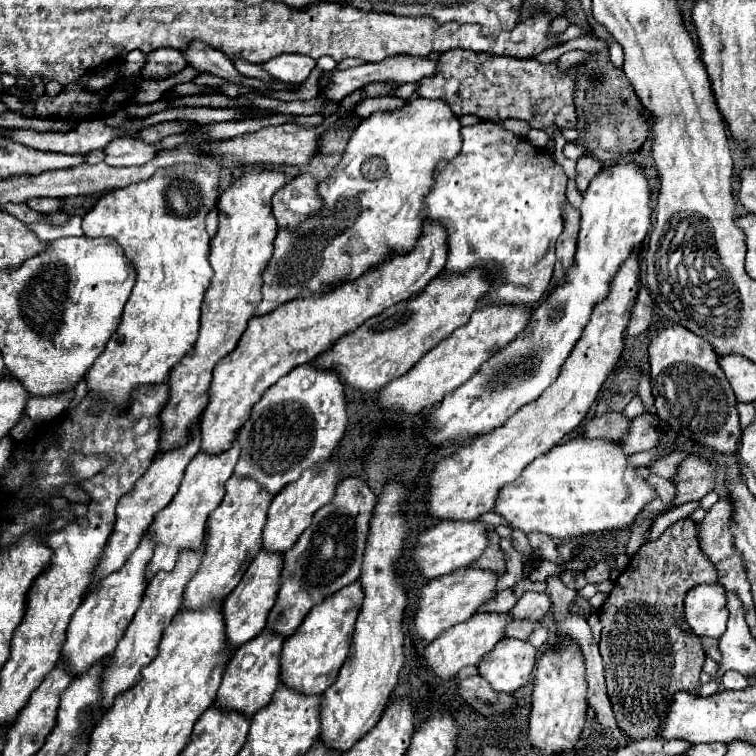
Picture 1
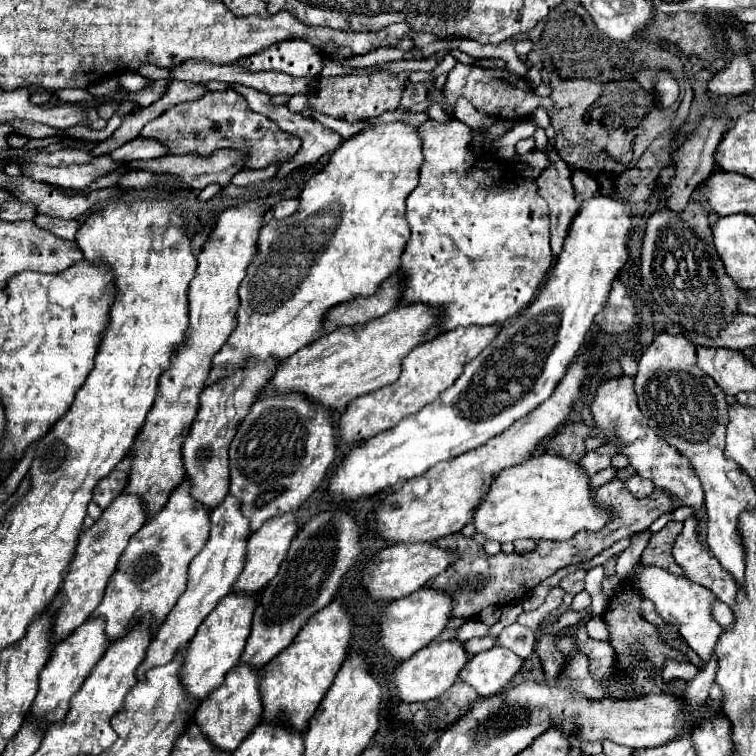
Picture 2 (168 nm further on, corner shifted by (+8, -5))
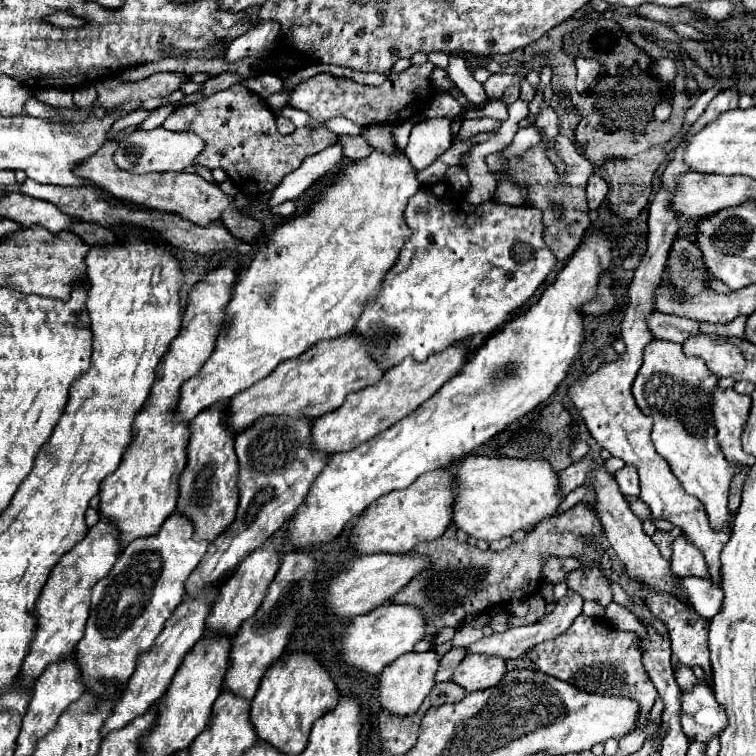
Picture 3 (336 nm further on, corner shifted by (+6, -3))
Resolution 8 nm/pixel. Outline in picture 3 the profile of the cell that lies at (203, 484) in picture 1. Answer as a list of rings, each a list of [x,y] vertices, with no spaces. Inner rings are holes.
[[[174,511],[164,521],[158,533],[132,541],[120,553],[108,577],[104,577],[92,587],[92,609],[86,623],[86,633],[76,649],[78,665],[82,669],[82,681],[86,687],[92,687],[94,691],[102,691],[102,683],[114,685],[114,683],[126,683],[130,679],[138,663],[138,657],[148,649],[152,649],[152,645],[156,645],[156,637],[160,635],[160,629],[164,627],[166,619],[170,617],[174,607],[184,599],[186,579],[204,557],[206,547],[208,541],[194,539],[194,521],[182,515],[180,511]]]

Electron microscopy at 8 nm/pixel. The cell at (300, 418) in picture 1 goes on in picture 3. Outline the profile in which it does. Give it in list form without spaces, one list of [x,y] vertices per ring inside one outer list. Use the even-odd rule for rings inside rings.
[[[264,415],[252,423],[242,433],[236,433],[236,457],[240,465],[238,475],[238,511],[236,521],[220,533],[208,545],[204,561],[188,577],[188,593],[198,595],[198,591],[214,583],[216,579],[228,579],[236,565],[244,561],[248,553],[260,547],[270,535],[274,535],[304,503],[308,489],[322,473],[328,455],[324,451],[312,449],[312,419],[308,417],[288,417],[288,415]]]

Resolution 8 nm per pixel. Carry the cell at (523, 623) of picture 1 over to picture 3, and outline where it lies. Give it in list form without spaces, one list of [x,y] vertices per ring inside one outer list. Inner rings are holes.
[[[452,647],[444,657],[442,657],[442,663],[440,663],[440,673],[436,673],[436,681],[450,681],[452,679],[452,673],[454,669],[458,667],[458,663],[468,655],[466,647]]]

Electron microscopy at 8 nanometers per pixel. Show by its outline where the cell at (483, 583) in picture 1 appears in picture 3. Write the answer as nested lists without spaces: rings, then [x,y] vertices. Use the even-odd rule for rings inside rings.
[[[386,601],[374,611],[354,617],[342,641],[342,655],[344,661],[350,663],[352,667],[362,669],[370,675],[380,675],[386,665],[396,661],[400,655],[410,653],[414,645],[424,639],[424,635],[426,635],[426,617],[420,607]]]

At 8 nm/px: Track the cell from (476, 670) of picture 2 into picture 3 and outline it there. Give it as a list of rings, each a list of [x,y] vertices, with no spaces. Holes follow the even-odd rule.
[[[472,653],[456,667],[452,681],[462,685],[468,693],[488,689],[500,683],[506,673],[506,659],[496,655]]]

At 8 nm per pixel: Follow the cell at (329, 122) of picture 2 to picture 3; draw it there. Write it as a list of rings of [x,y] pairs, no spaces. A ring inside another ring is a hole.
[[[376,123],[376,125],[368,125],[364,127],[364,131],[360,133],[372,147],[378,147],[382,151],[392,151],[392,127],[388,123]]]

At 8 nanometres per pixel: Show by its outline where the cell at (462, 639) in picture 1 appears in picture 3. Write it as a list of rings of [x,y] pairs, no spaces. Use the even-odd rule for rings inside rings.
[[[432,651],[424,653],[408,653],[404,657],[398,657],[384,673],[380,673],[380,703],[384,709],[396,715],[412,715],[422,705],[424,697],[434,689],[434,675],[440,667],[440,655]]]

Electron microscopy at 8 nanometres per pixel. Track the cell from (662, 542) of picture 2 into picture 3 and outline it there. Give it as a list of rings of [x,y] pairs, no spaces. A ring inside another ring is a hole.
[[[674,527],[672,531],[656,531],[656,533],[652,535],[652,541],[656,543],[656,547],[660,549],[660,553],[662,553],[664,559],[670,561],[670,557],[672,557],[672,543],[674,543],[674,539],[676,539],[680,533],[682,533],[682,531],[680,531],[678,527]]]

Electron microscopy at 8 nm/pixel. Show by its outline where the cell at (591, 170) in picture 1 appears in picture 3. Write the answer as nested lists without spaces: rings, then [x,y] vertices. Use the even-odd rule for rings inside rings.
[[[592,175],[588,179],[588,185],[586,185],[586,197],[588,197],[588,207],[590,209],[596,209],[604,199],[606,199],[606,193],[608,193],[608,183],[598,177],[598,175]]]

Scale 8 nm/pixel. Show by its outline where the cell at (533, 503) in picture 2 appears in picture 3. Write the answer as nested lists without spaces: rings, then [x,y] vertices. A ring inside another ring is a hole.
[[[470,455],[454,465],[456,469],[456,485],[458,485],[458,499],[454,503],[454,525],[468,535],[484,541],[496,541],[502,537],[510,537],[516,531],[530,531],[546,517],[558,515],[558,507],[564,501],[560,493],[560,479],[552,465],[544,459],[510,459],[510,457],[482,457]]]

